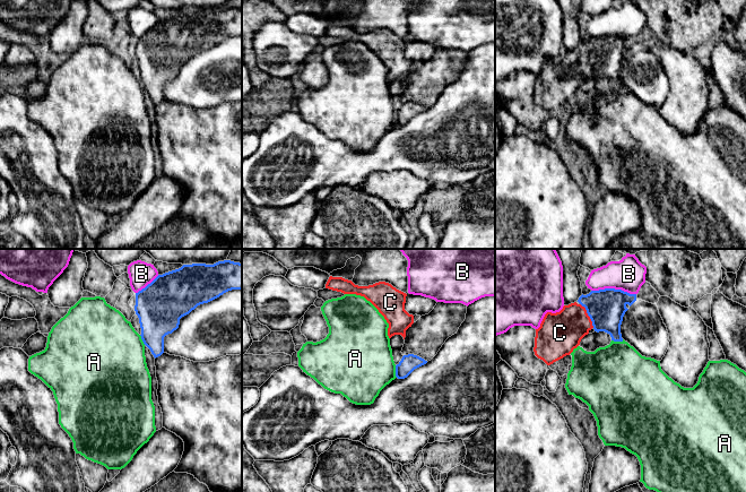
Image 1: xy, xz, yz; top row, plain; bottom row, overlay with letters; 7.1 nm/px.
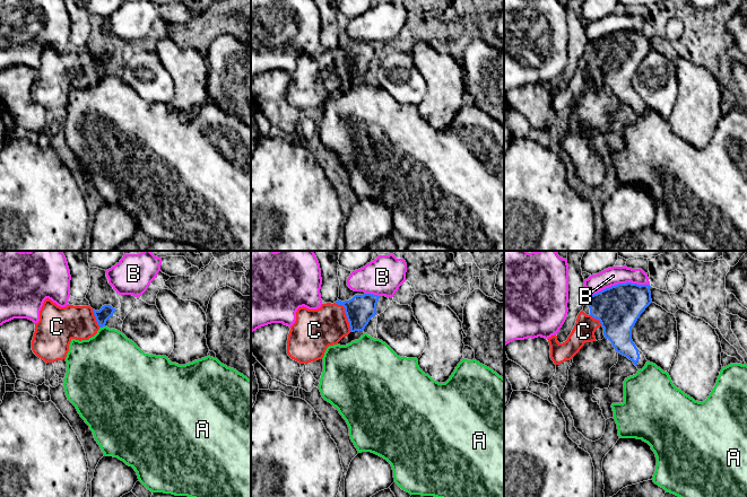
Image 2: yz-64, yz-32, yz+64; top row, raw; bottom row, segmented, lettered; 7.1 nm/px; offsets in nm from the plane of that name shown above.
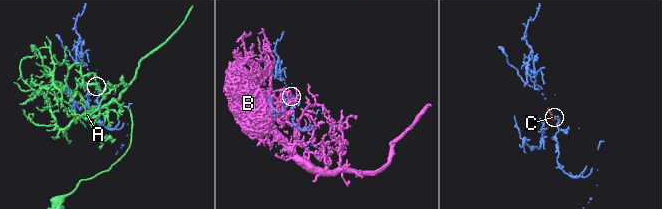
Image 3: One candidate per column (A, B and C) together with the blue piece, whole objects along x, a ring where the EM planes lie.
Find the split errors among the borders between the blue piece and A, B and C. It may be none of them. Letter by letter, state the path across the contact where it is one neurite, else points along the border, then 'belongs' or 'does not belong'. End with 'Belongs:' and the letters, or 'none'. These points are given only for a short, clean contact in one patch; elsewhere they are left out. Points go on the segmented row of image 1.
A: border along yz (612, 339), (623, 341); does not belong
B: does not belong
C: runs through yz (606, 308), (588, 314), (574, 320), (560, 333); belongs
Belongs: C

